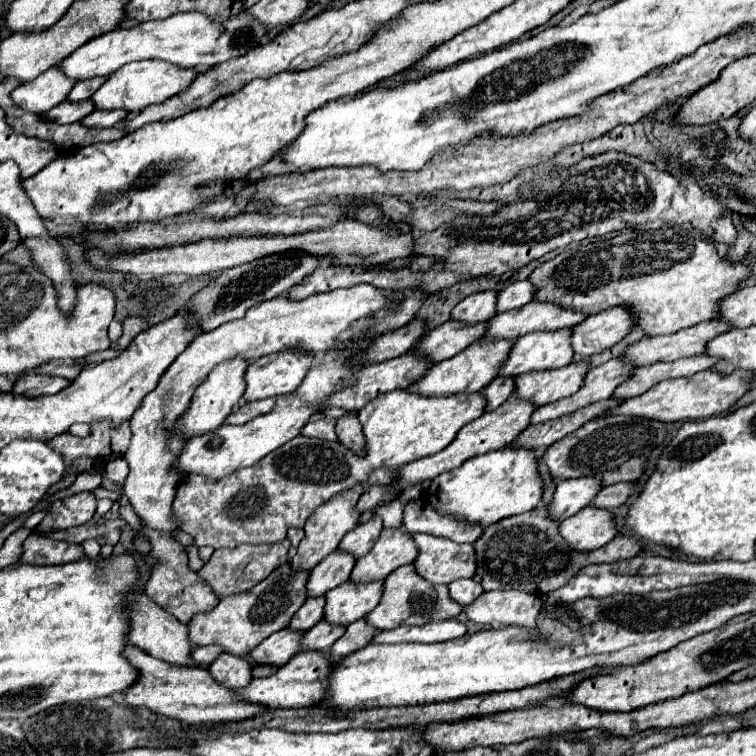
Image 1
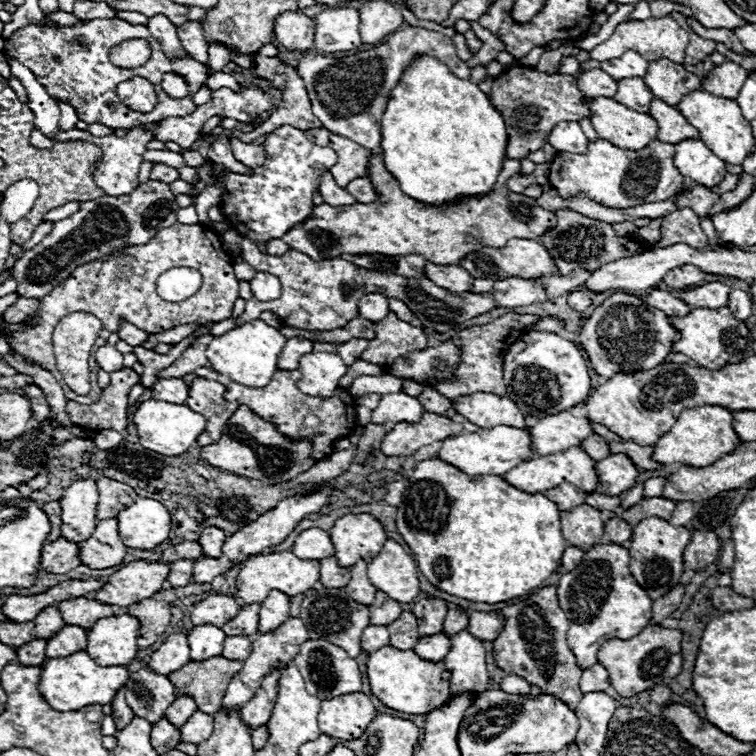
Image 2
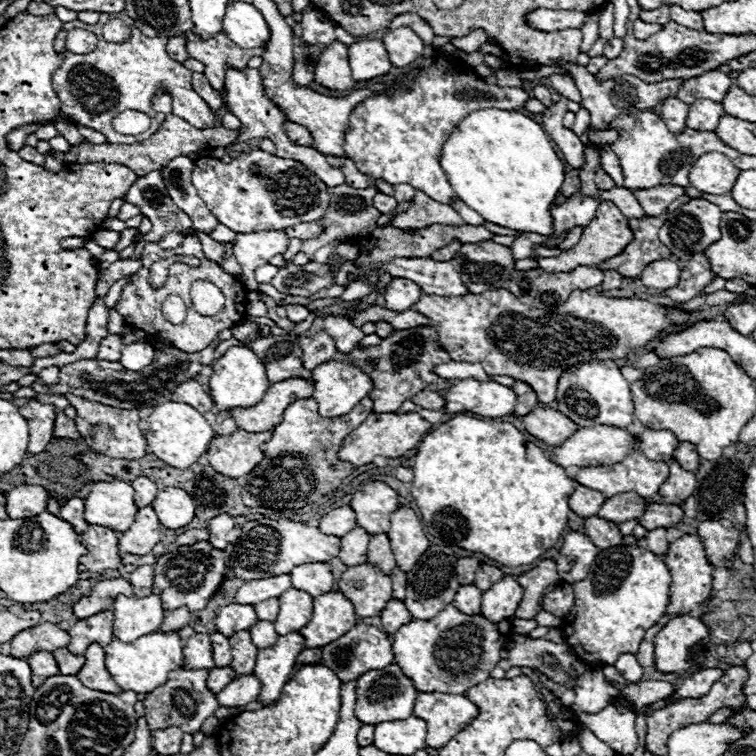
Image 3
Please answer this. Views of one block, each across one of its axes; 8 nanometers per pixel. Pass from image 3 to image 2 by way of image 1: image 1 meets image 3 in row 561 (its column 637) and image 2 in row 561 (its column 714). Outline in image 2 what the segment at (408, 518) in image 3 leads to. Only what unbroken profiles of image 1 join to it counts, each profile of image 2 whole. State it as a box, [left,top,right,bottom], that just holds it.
[368,540,420,602]

